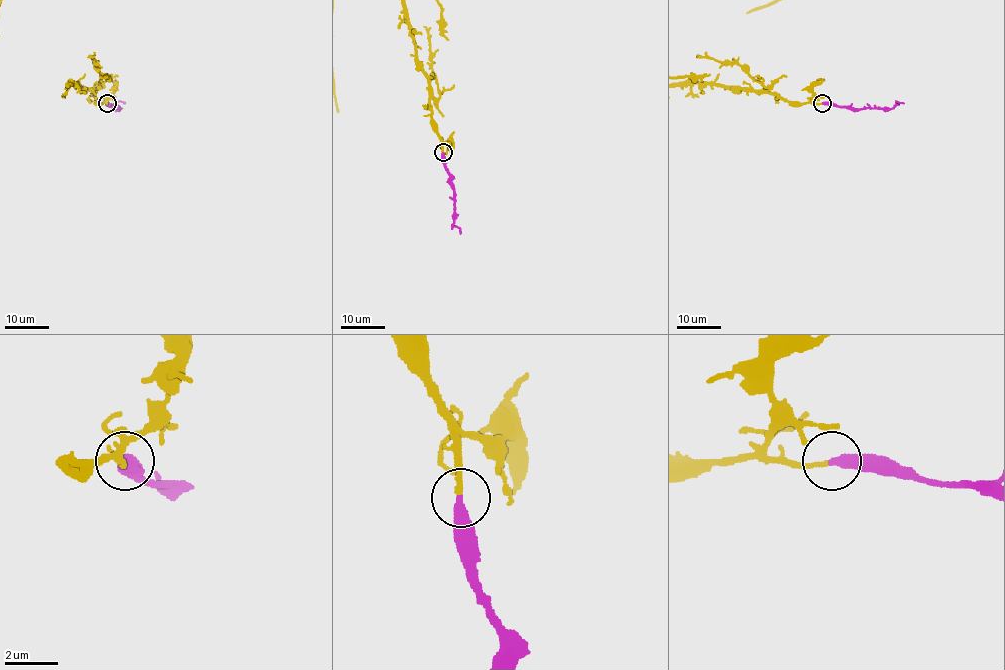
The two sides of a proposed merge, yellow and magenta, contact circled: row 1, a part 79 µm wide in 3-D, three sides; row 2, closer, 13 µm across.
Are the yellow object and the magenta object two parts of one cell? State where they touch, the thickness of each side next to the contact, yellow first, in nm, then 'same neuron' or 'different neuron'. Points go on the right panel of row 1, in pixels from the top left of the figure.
place (822, 103); calibres 190 and 400 nm; same neuron

